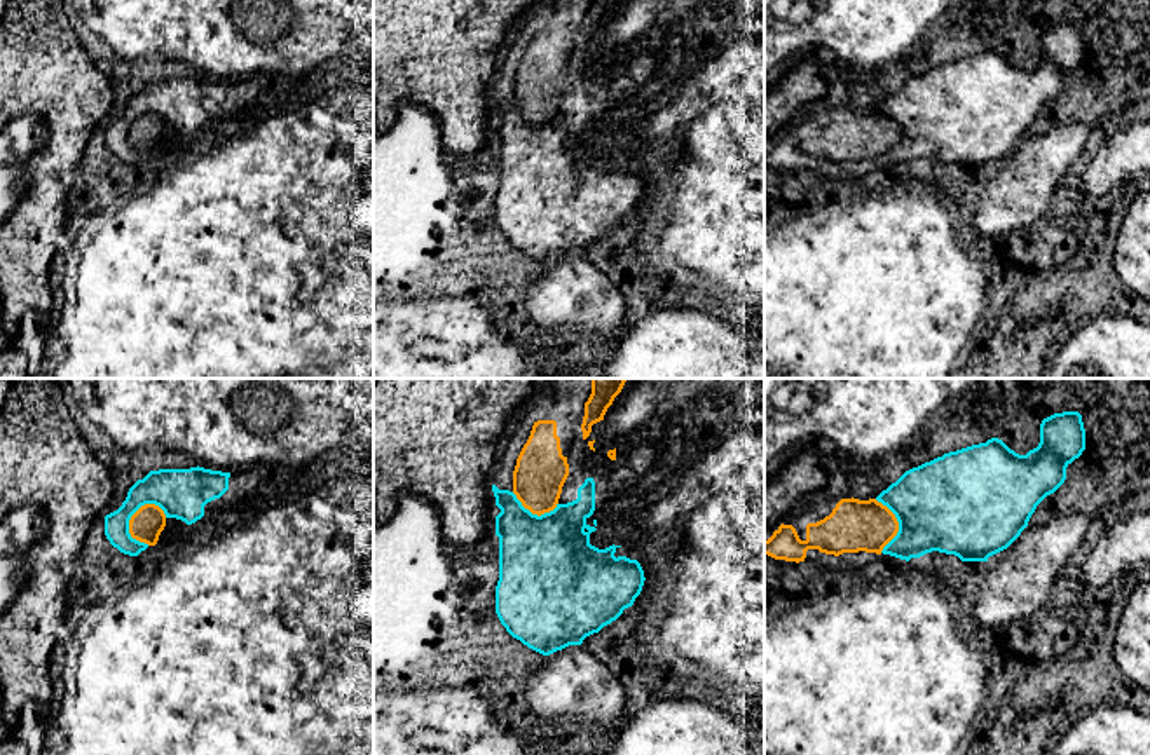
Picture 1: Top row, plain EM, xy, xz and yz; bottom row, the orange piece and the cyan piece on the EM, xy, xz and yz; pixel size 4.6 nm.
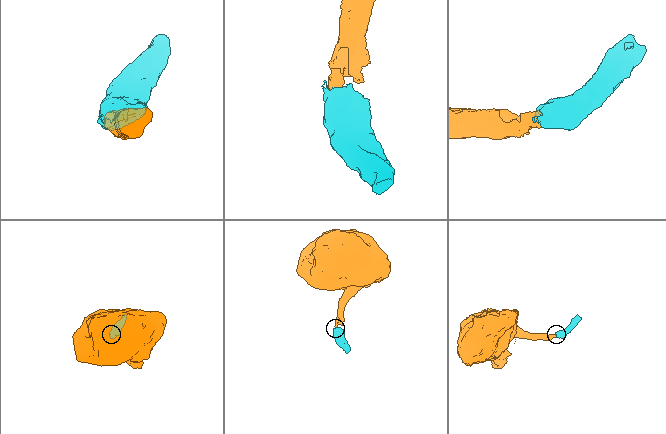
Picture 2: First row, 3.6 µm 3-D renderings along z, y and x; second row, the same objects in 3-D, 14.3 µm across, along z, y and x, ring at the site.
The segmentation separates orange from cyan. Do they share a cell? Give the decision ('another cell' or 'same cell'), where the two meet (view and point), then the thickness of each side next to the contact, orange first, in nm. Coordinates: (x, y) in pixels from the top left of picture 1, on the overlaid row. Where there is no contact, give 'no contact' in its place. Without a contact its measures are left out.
same cell; meets orange in xy at (130, 523); 160 nm thick on the orange side, 190 nm on the other

